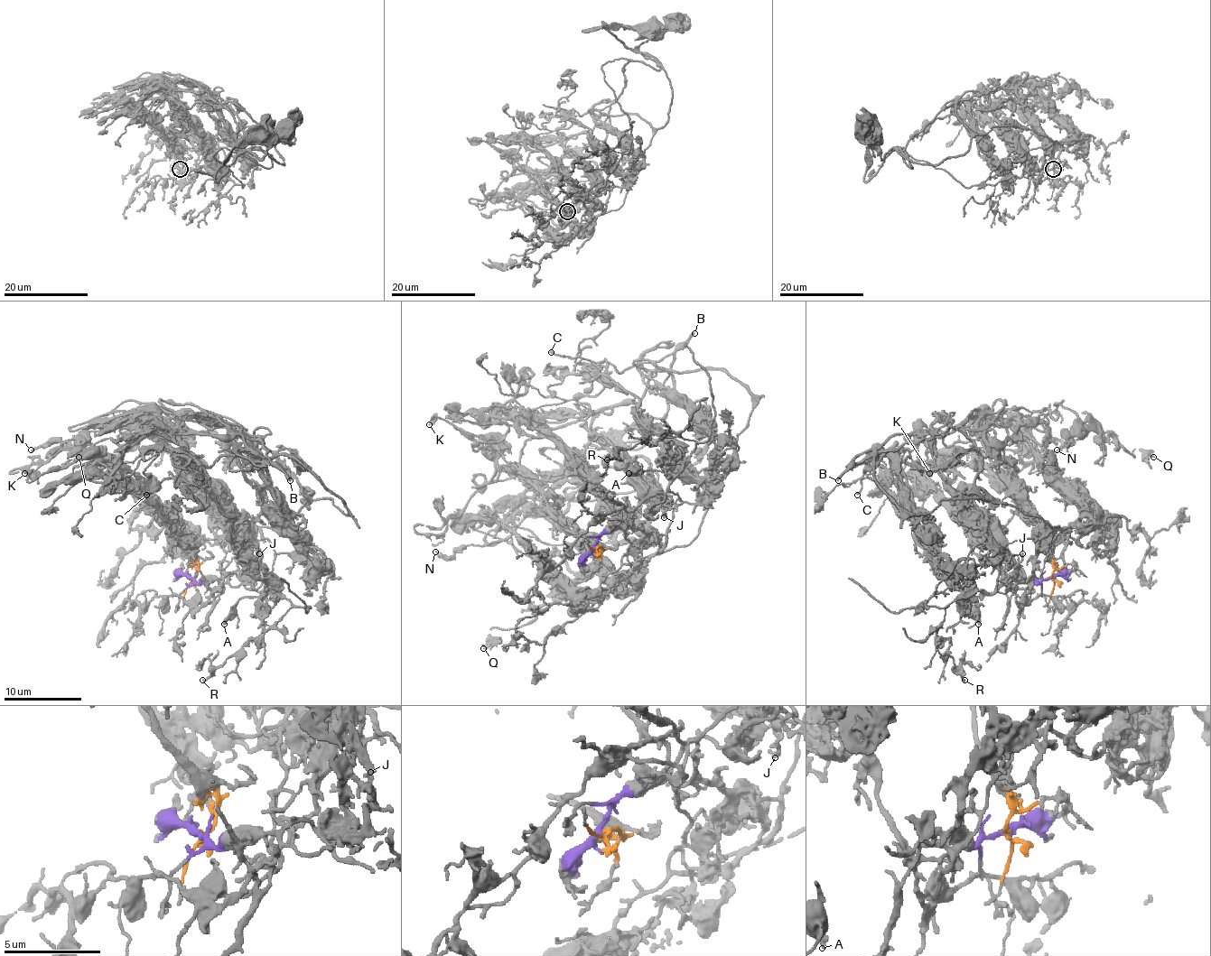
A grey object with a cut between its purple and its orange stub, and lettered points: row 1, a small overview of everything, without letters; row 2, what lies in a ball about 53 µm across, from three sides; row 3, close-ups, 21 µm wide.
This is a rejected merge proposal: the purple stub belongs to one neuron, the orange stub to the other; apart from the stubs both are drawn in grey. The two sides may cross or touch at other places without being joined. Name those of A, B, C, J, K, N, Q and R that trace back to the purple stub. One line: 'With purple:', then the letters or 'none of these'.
With purple: A, B, C, J, R

